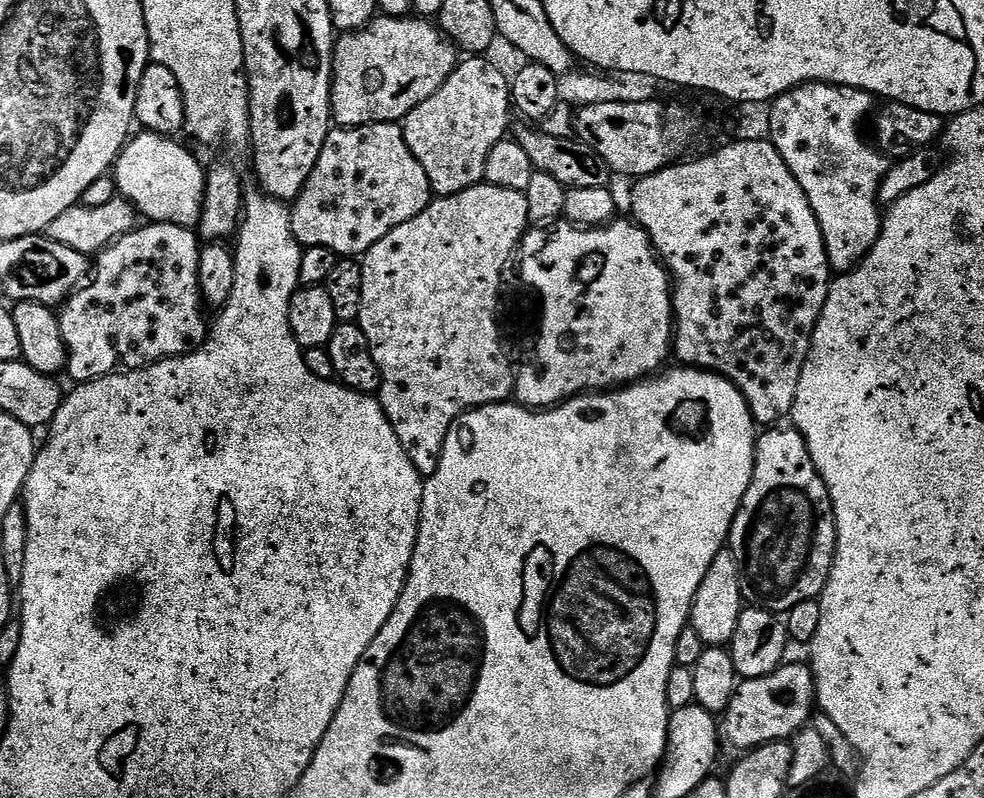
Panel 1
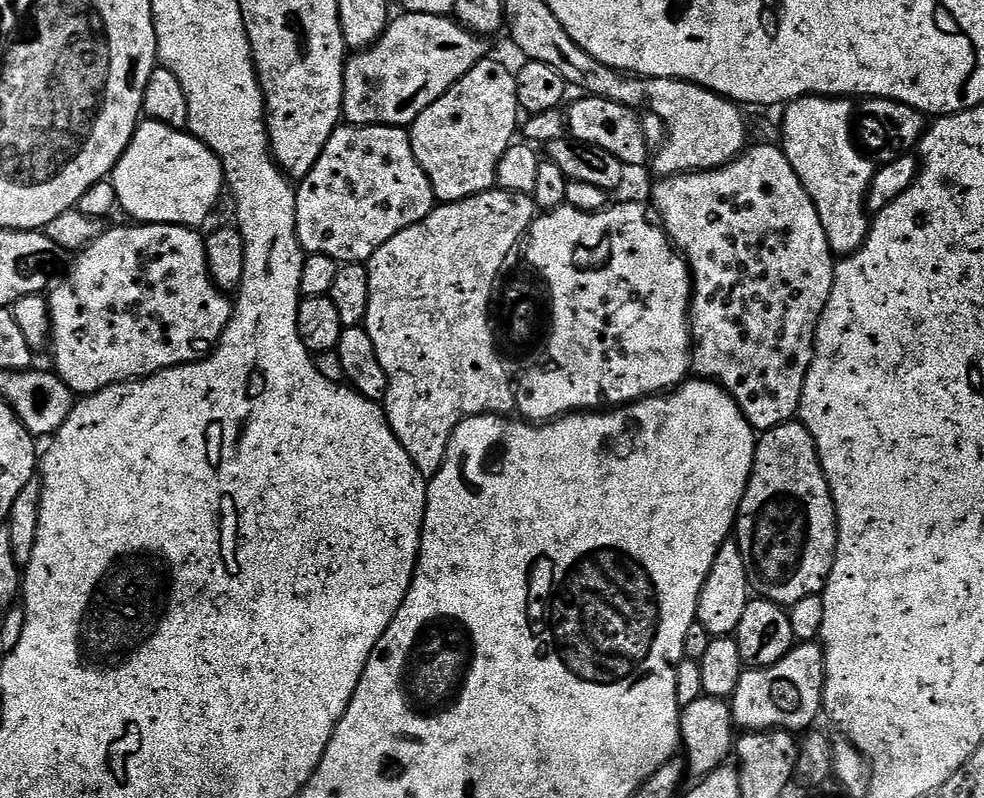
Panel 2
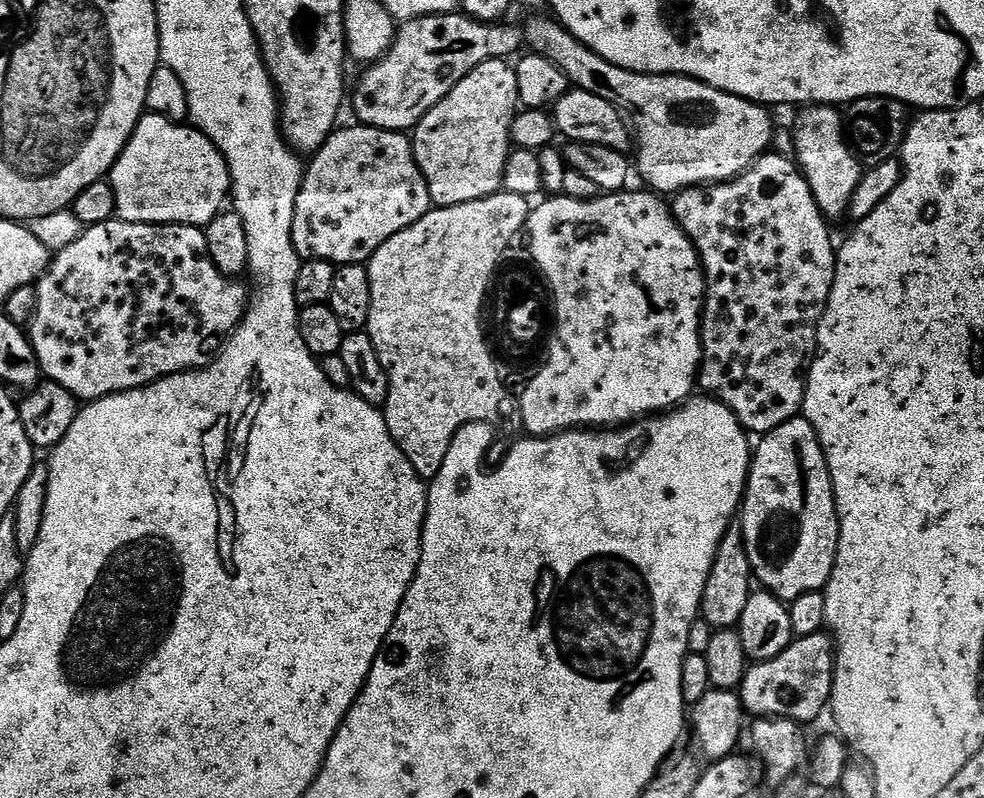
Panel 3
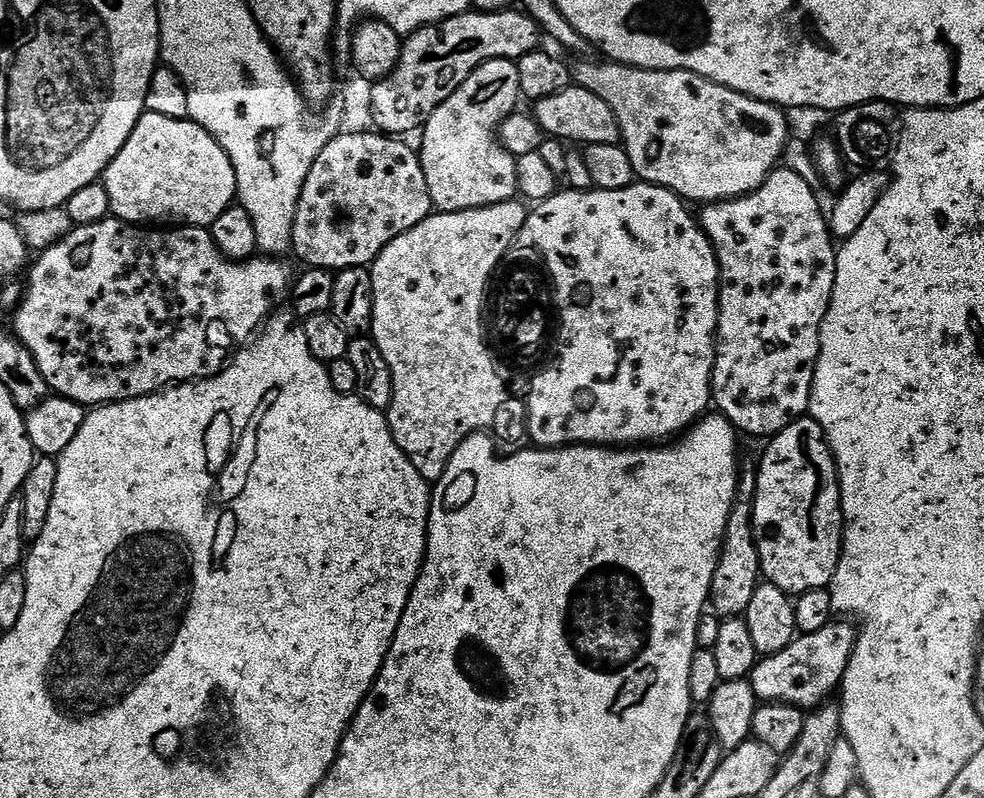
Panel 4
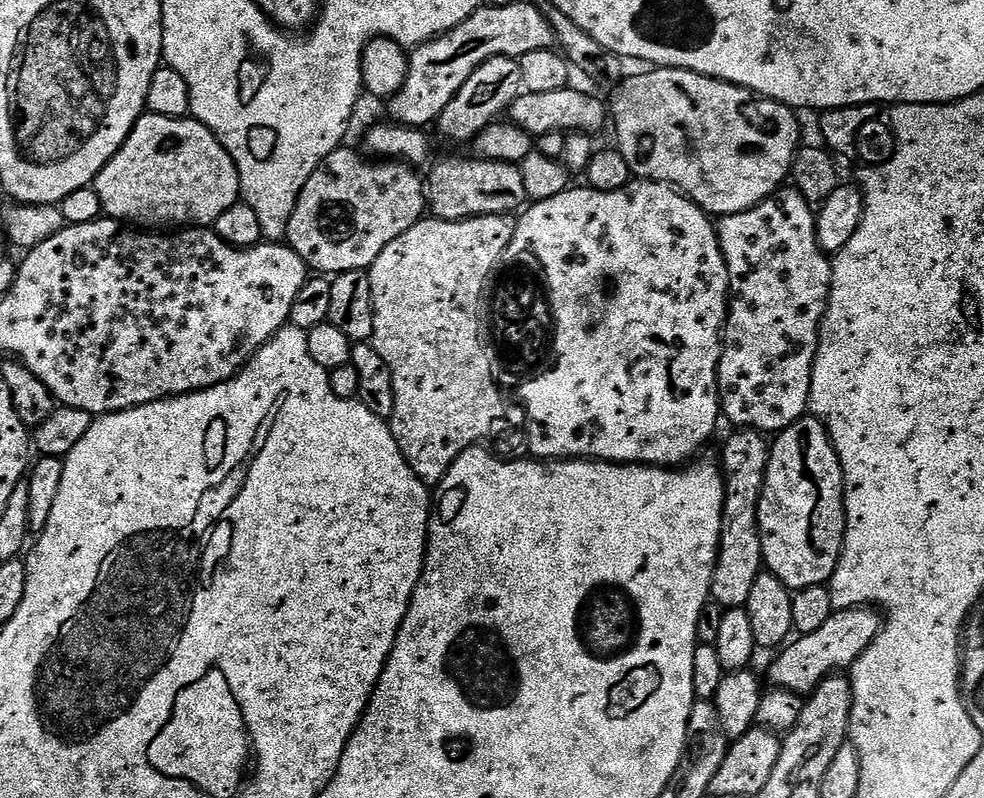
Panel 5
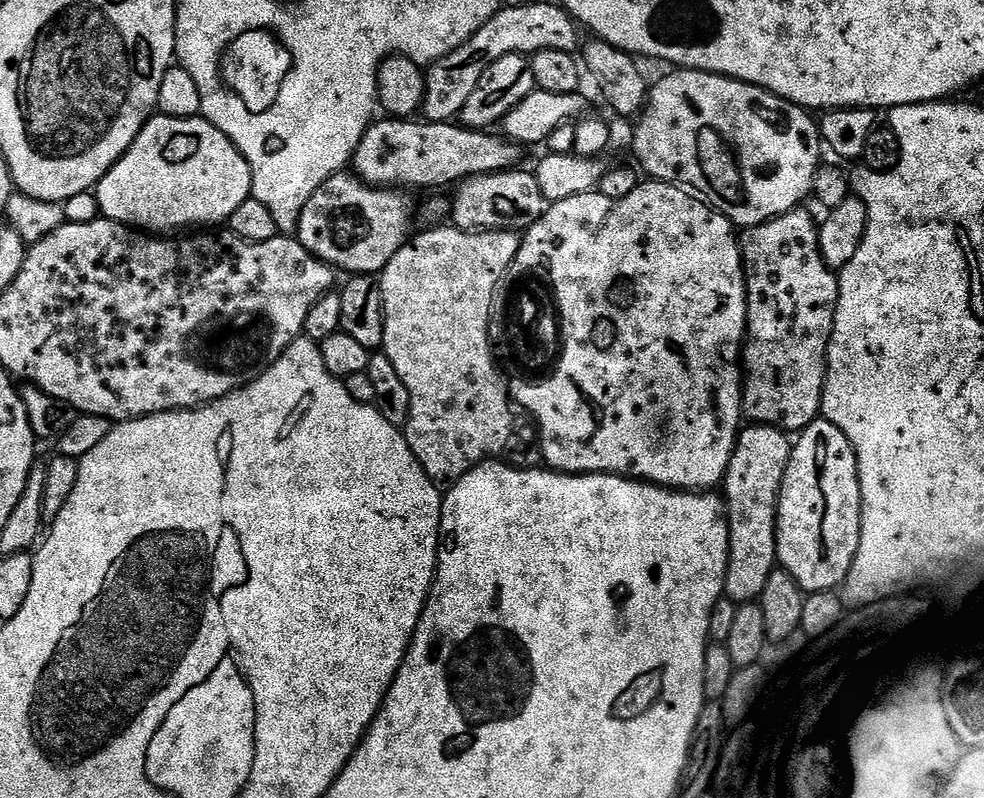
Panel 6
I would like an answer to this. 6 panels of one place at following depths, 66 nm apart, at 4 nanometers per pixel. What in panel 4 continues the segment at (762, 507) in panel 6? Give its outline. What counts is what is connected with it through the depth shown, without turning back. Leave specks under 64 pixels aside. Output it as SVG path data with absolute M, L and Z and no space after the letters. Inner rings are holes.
M744 470L740 473L740 482L736 489L736 504L726 526L724 544L720 547L718 566L714 570L710 608L721 618L740 618L754 598L754 590L762 582L758 546L752 533L752 500L756 497L756 473Z

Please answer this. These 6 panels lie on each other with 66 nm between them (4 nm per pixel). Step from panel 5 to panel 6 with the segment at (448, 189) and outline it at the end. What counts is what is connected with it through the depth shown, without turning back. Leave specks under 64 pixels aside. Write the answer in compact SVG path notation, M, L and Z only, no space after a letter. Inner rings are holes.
M509 170L506 172L490 172L484 173L481 176L470 176L465 180L459 181L455 185L456 193L452 196L452 204L450 200L450 216L452 212L452 220L451 223L455 225L455 227L463 228L465 230L504 230L509 226L516 226L512 224L521 224L521 226L527 225L529 223L530 218L535 217L537 214L544 211L546 207L546 201L544 199L544 195L542 194L542 190L538 190L538 182L536 181L535 175L531 171L528 172L520 172L521 170Z

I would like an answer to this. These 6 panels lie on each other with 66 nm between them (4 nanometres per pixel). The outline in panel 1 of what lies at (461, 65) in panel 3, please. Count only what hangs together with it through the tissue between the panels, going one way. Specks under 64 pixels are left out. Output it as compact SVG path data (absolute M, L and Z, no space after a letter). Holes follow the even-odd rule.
M412 14L406 16L377 15L367 28L359 28L356 32L345 32L336 41L336 49L332 55L332 119L342 128L361 128L367 124L395 124L403 121L404 117L410 114L410 110L414 110L414 106L422 106L422 102L426 102L426 98L430 98L430 94L434 94L434 90L438 90L438 86L442 86L442 82L450 78L457 63L456 45L440 31L431 19L417 18Z

